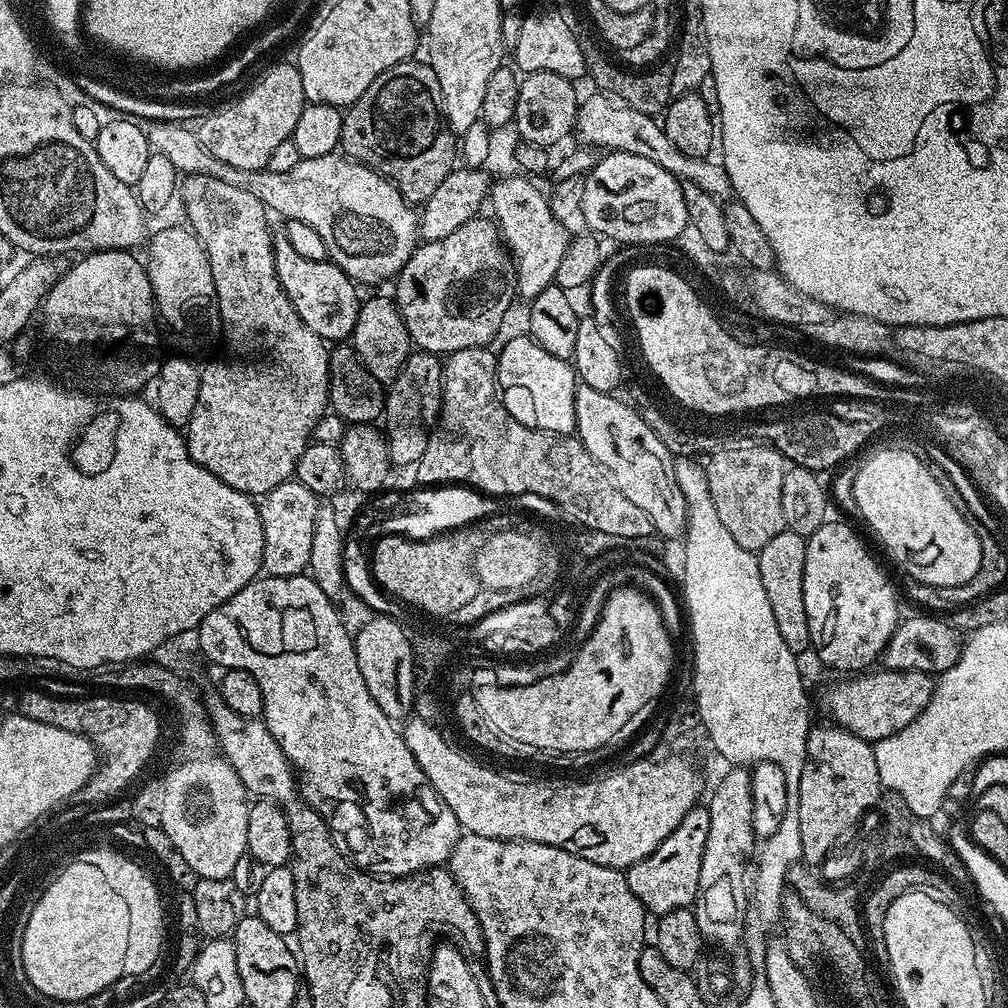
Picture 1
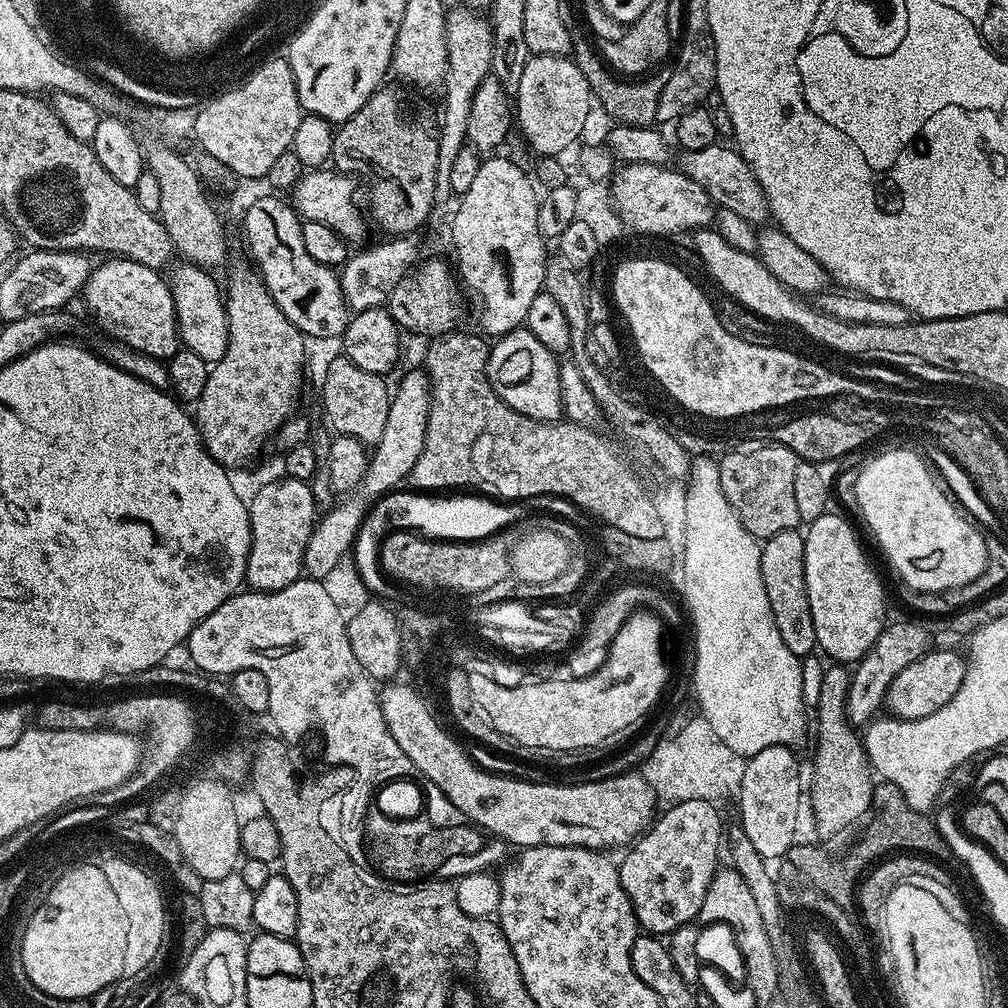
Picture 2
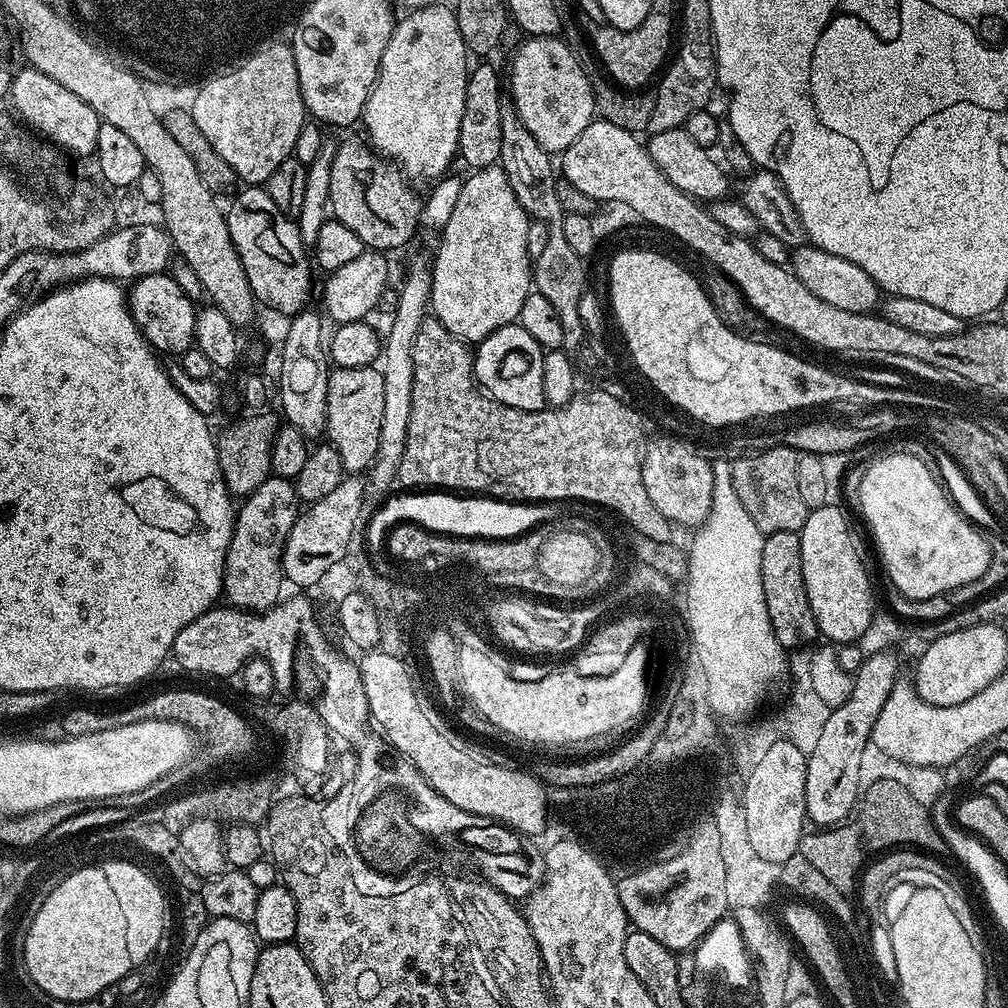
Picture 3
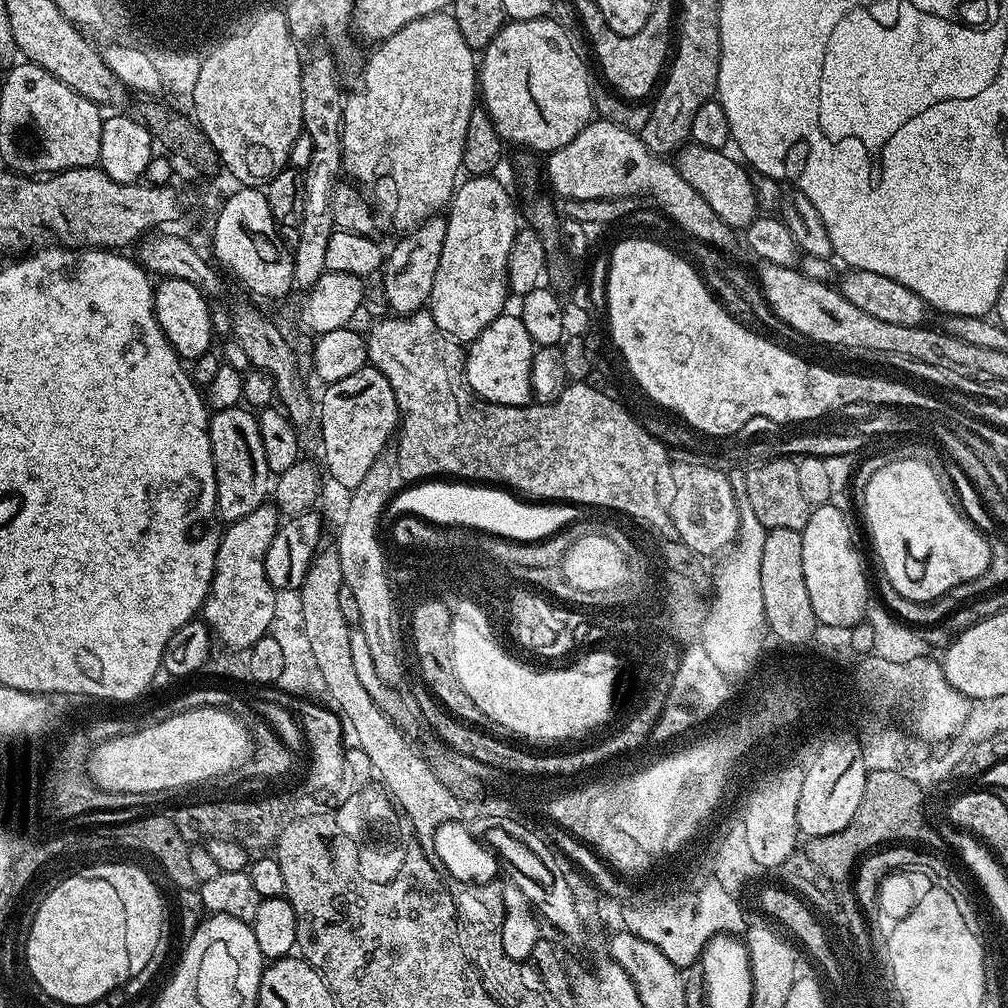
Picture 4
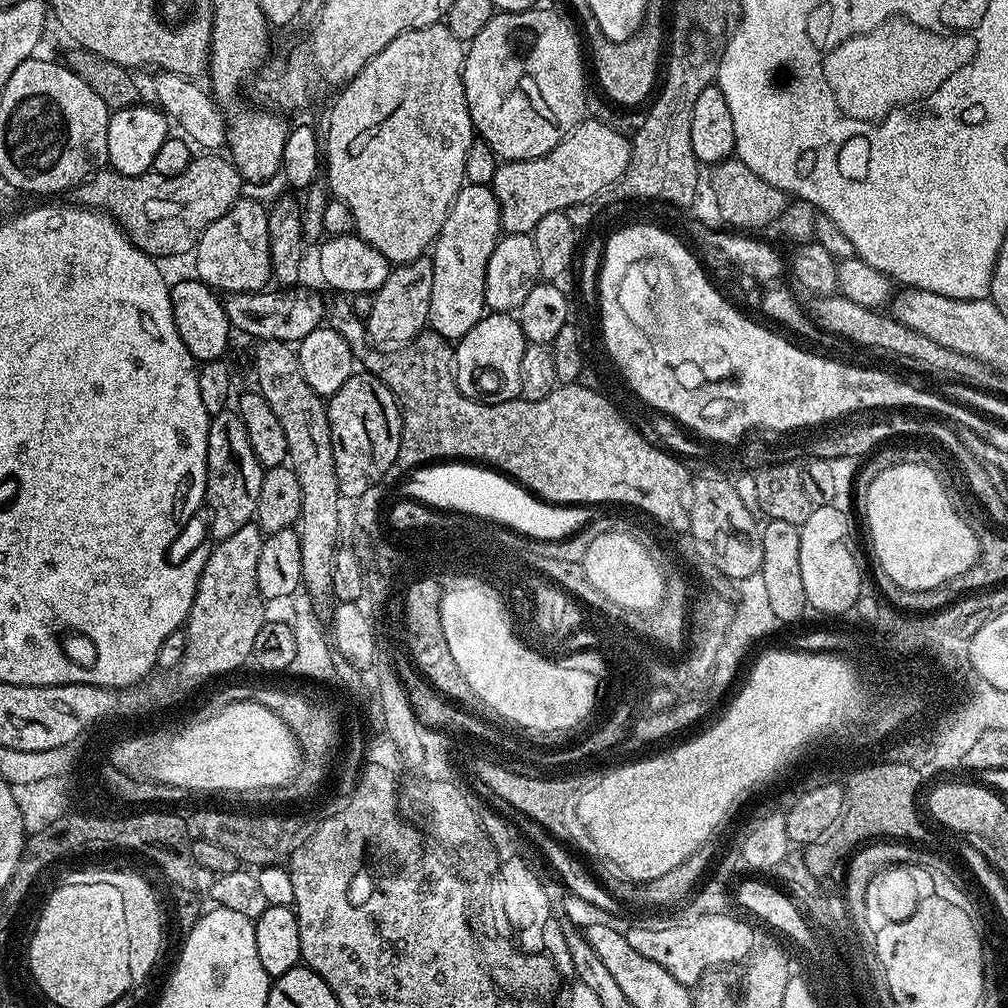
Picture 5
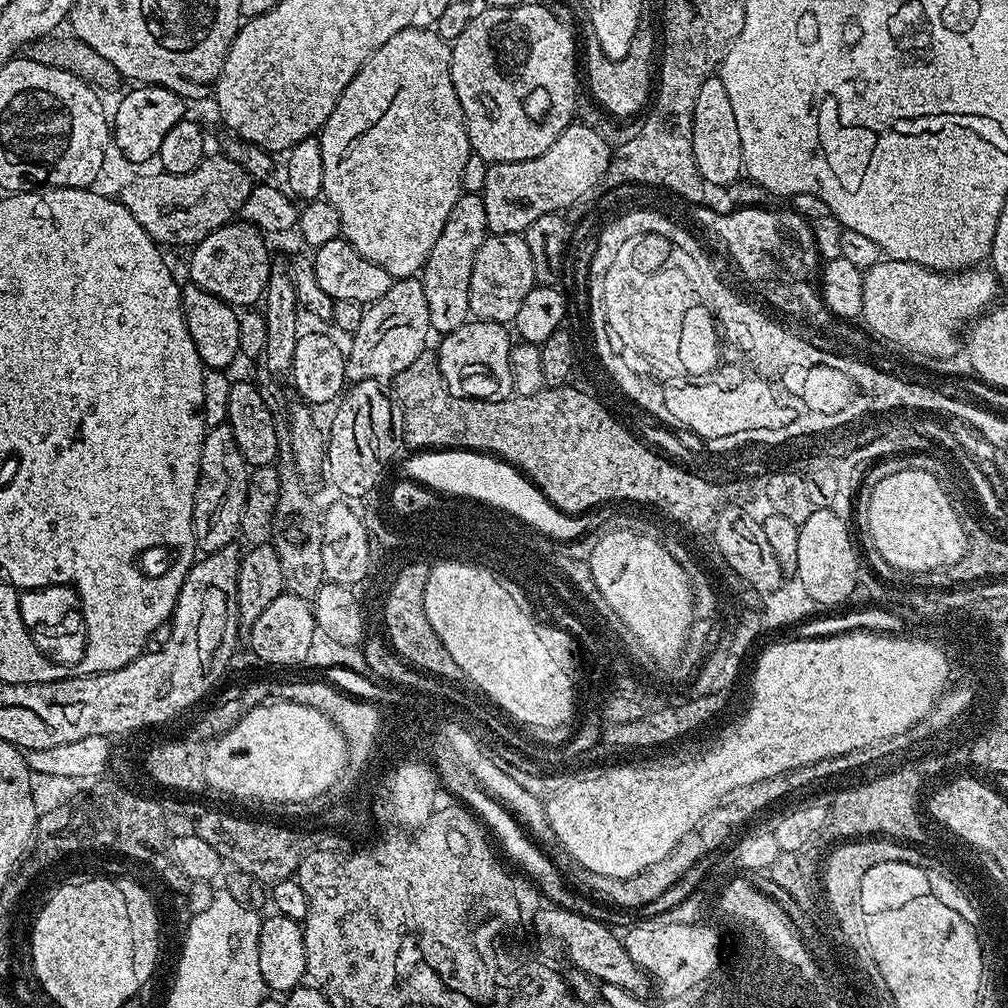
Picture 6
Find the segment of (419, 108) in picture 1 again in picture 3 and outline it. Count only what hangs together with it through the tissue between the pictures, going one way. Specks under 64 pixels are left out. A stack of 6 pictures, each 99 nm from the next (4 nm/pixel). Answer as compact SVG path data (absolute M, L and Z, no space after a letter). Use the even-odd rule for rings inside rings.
M363 139L360 140L339 141L333 165L330 166L330 212L342 222L342 226L350 226L350 230L354 230L358 238L362 238L365 249L388 254L391 248L400 248L403 244L410 243L416 228L421 227L422 200L419 195L416 197L414 189L407 188L412 187L407 183L388 184L384 188L384 200L388 204L364 204L364 179L368 176L367 170L378 171L382 160Z

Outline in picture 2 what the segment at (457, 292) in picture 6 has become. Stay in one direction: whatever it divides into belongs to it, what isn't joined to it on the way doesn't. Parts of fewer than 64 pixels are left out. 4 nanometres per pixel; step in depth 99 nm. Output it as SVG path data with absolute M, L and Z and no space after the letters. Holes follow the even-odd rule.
M492 154L481 159L474 183L459 197L460 205L450 217L452 252L456 255L454 268L463 291L480 299L479 331L488 338L505 336L527 321L530 302L534 302L543 289L544 266L550 259L549 253L544 253L544 235L538 230L541 197L538 192L536 196L537 185L529 173L528 177L514 161L500 155Z

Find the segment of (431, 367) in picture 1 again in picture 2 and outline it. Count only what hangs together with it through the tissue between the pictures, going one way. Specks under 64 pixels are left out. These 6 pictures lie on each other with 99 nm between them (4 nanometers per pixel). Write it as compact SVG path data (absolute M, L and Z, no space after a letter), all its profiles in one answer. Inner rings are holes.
M423 370L406 373L401 378L400 385L397 388L395 385L388 401L386 427L382 429L382 438L374 445L373 452L376 453L371 453L364 480L343 499L345 501L342 504L337 503L328 512L323 513L312 529L304 554L304 569L309 577L321 580L331 571L342 554L351 551L355 545L357 530L369 509L382 495L399 489L403 485L400 483L403 480L405 483L411 477L426 440L431 397L432 391L428 389L428 373Z

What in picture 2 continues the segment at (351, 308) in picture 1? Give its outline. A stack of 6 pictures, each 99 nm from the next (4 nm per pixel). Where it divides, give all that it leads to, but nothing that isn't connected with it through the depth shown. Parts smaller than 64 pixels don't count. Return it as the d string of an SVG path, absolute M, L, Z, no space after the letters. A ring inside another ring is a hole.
M268 195L272 196L258 197L244 212L244 240L252 255L251 263L264 279L274 302L278 302L278 310L282 310L282 314L286 314L305 337L343 337L350 309L342 294L339 275L306 254L306 245L302 242L302 220L295 207L279 195Z

